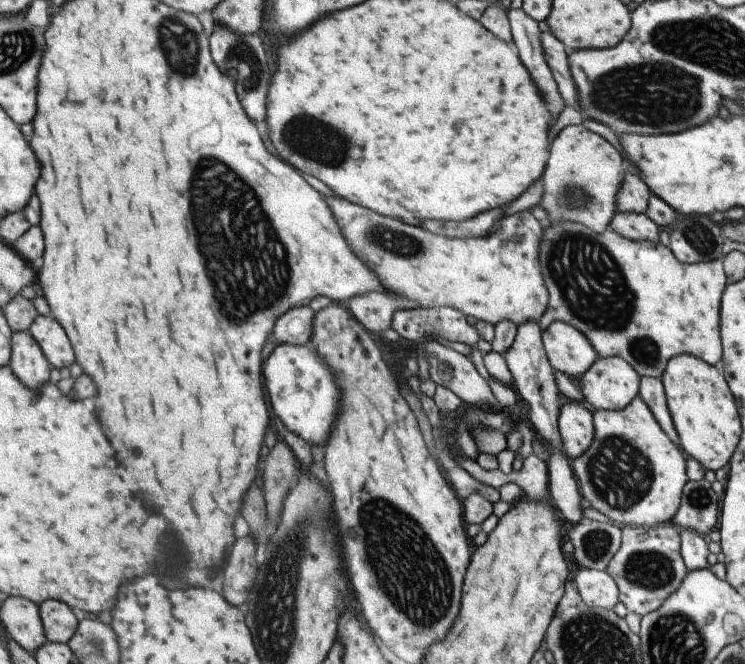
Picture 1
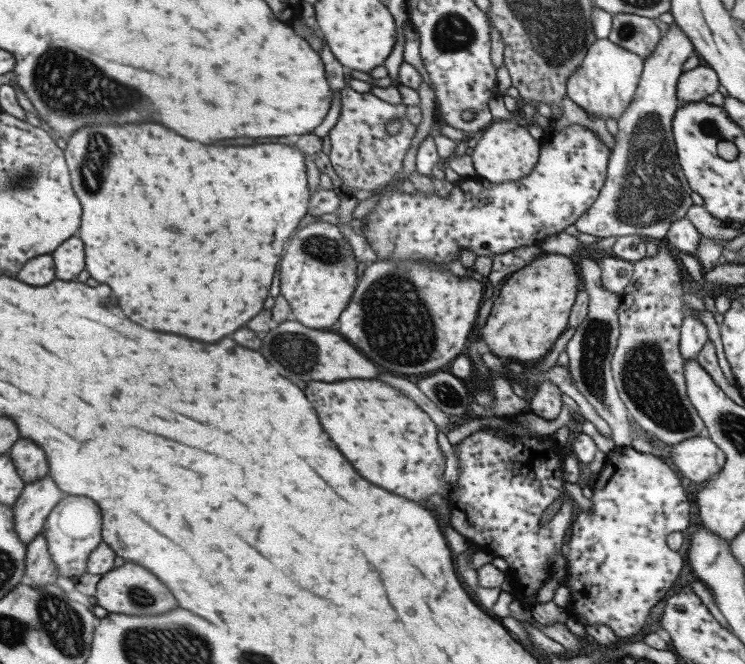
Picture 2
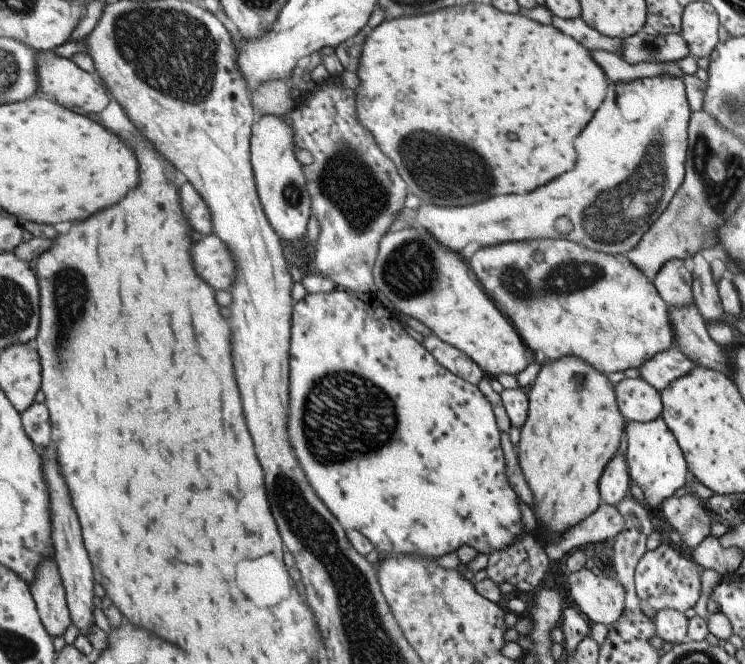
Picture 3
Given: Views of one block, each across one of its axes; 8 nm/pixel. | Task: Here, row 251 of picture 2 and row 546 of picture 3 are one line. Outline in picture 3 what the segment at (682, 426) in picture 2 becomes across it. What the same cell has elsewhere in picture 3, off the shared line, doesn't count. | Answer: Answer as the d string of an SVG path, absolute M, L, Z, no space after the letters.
M668 541L661 542L655 549L647 550L634 568L634 590L642 604L652 609L673 609L679 612L692 608L701 590L701 566L689 555L677 550Z

